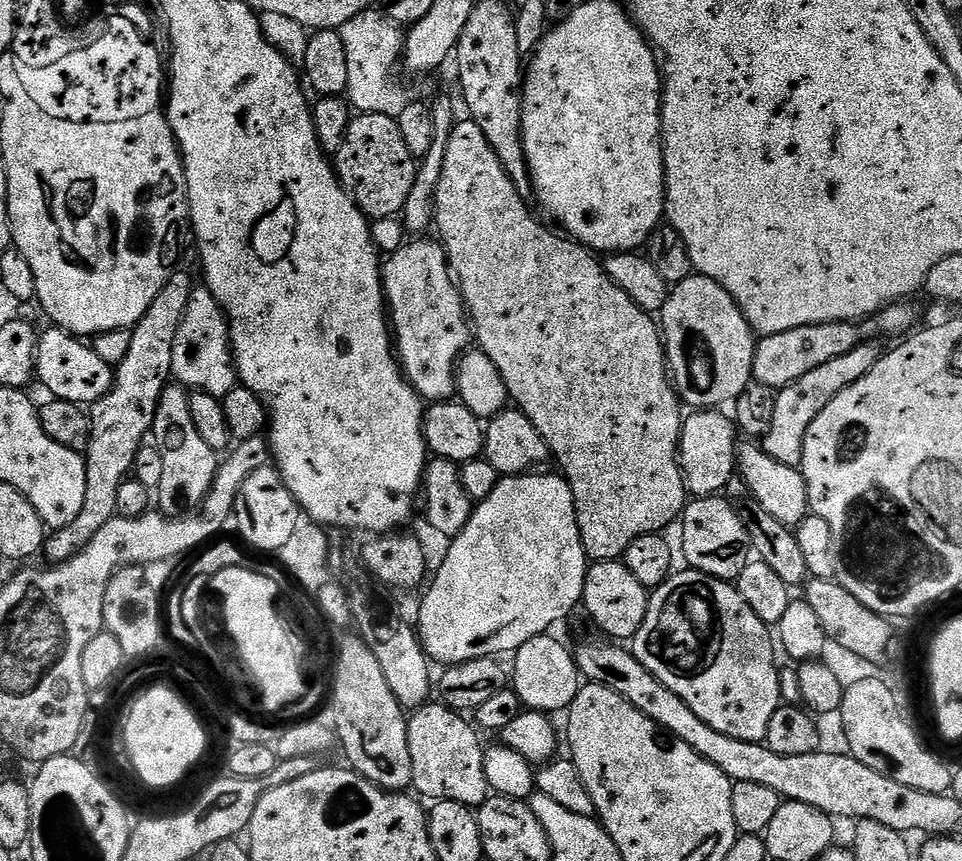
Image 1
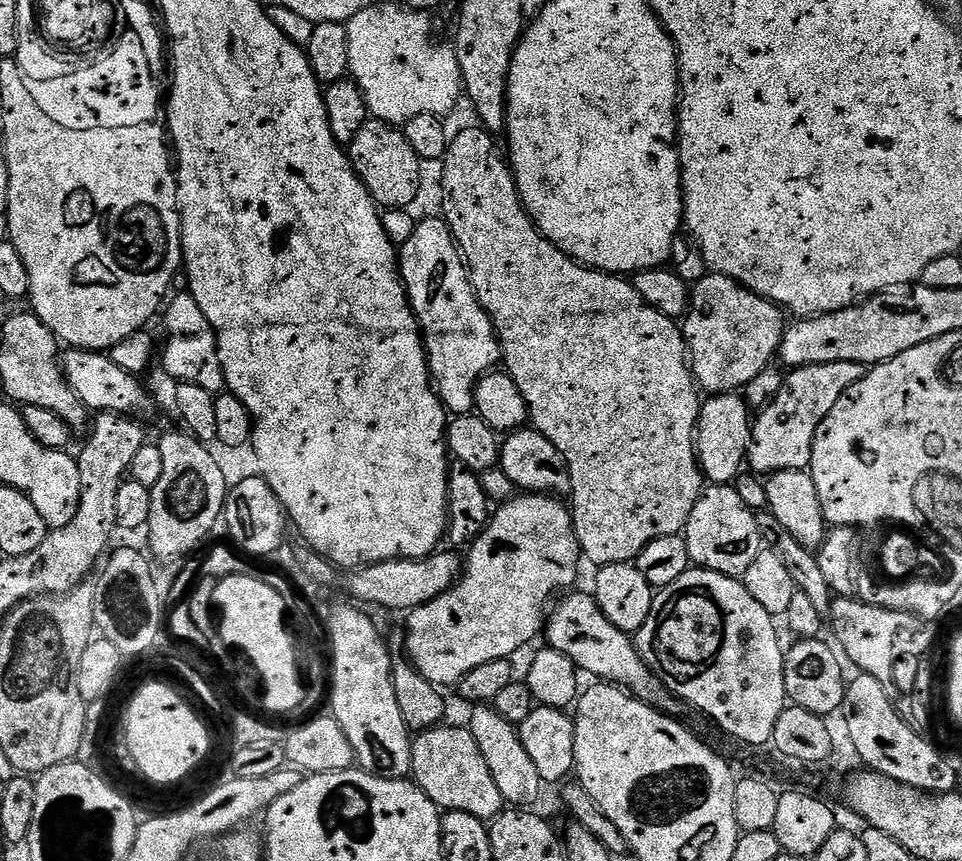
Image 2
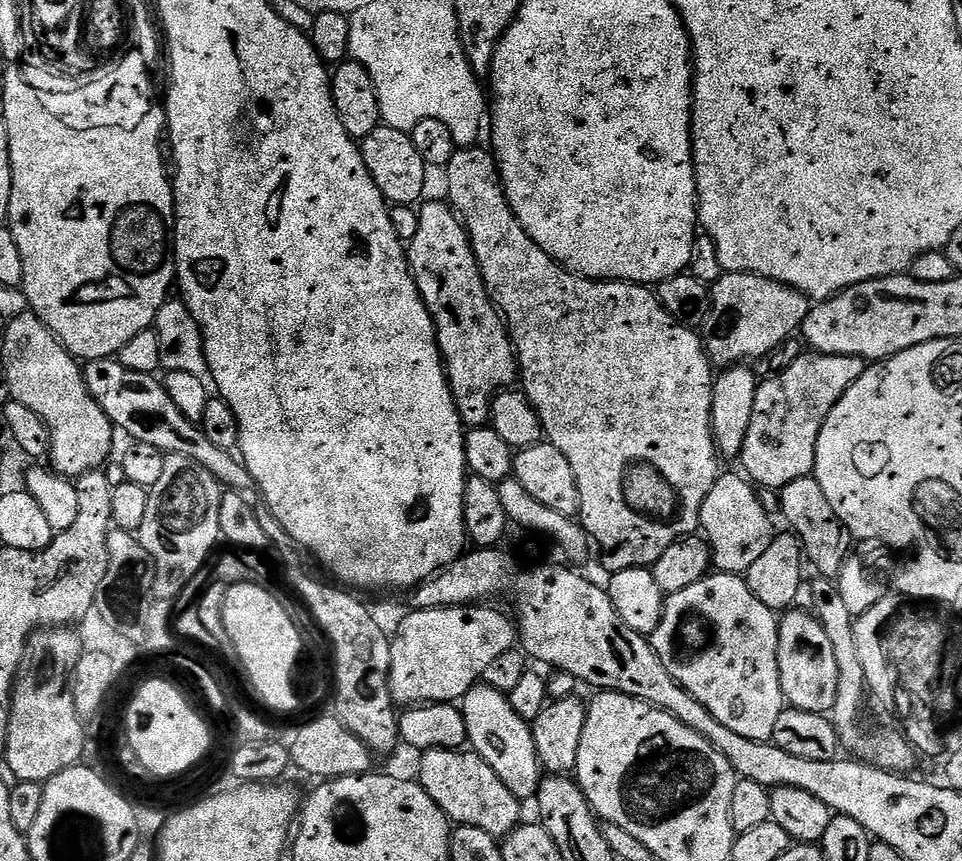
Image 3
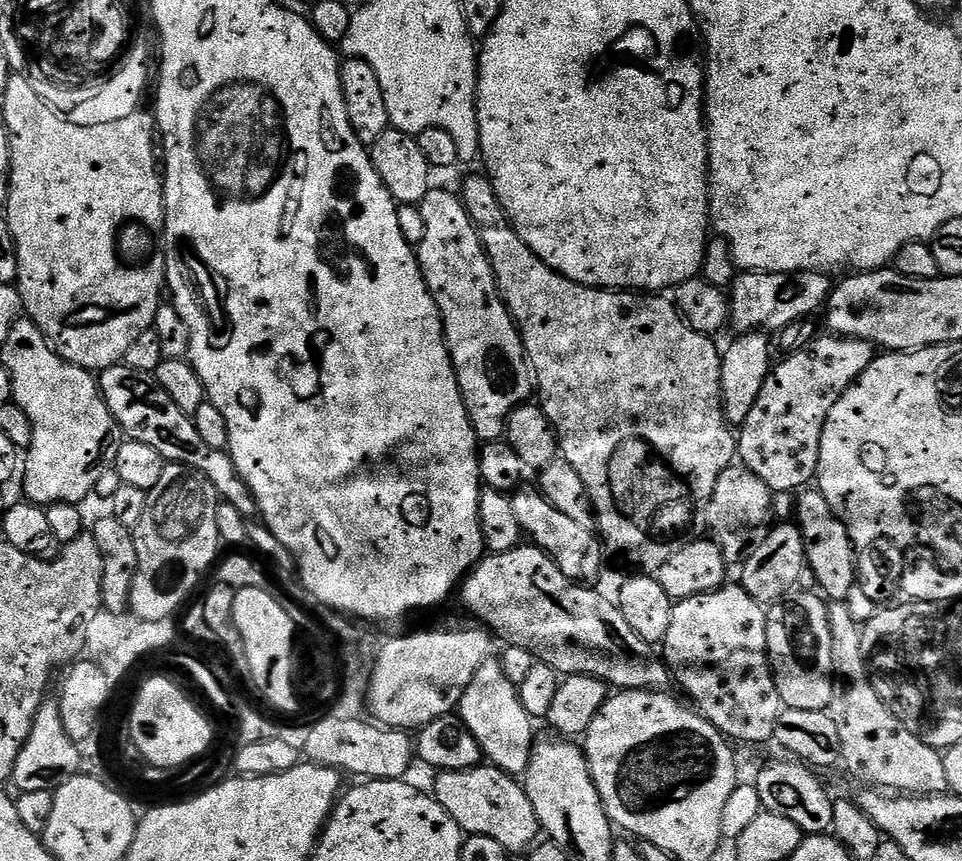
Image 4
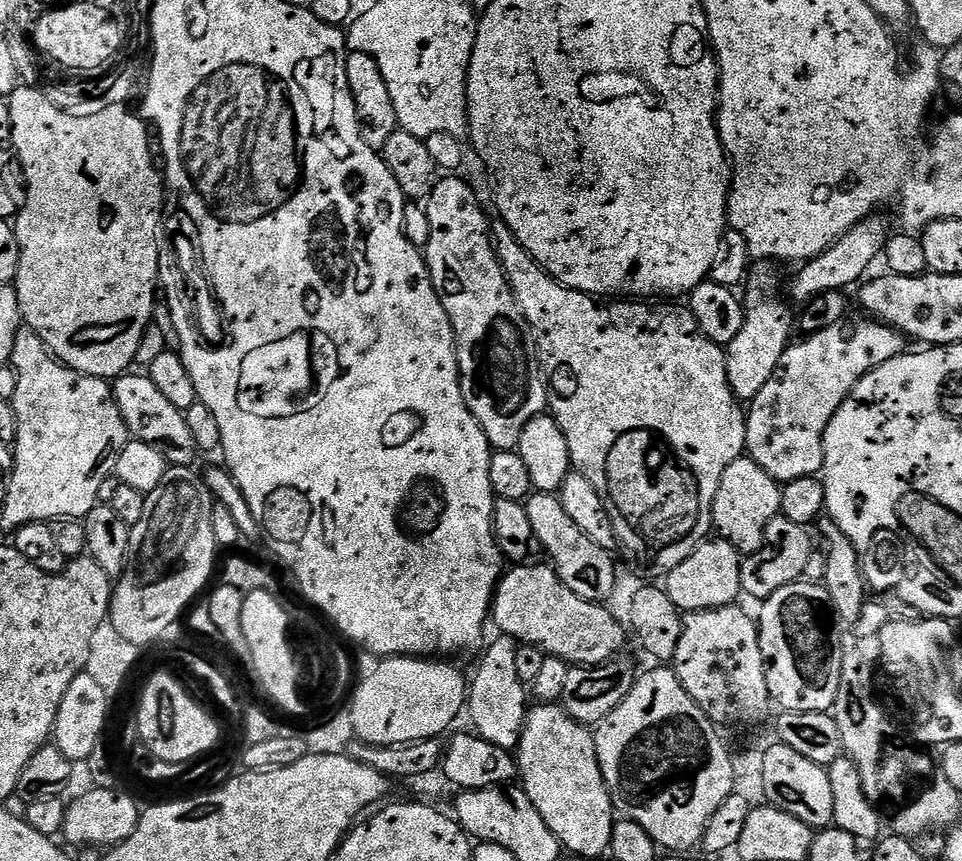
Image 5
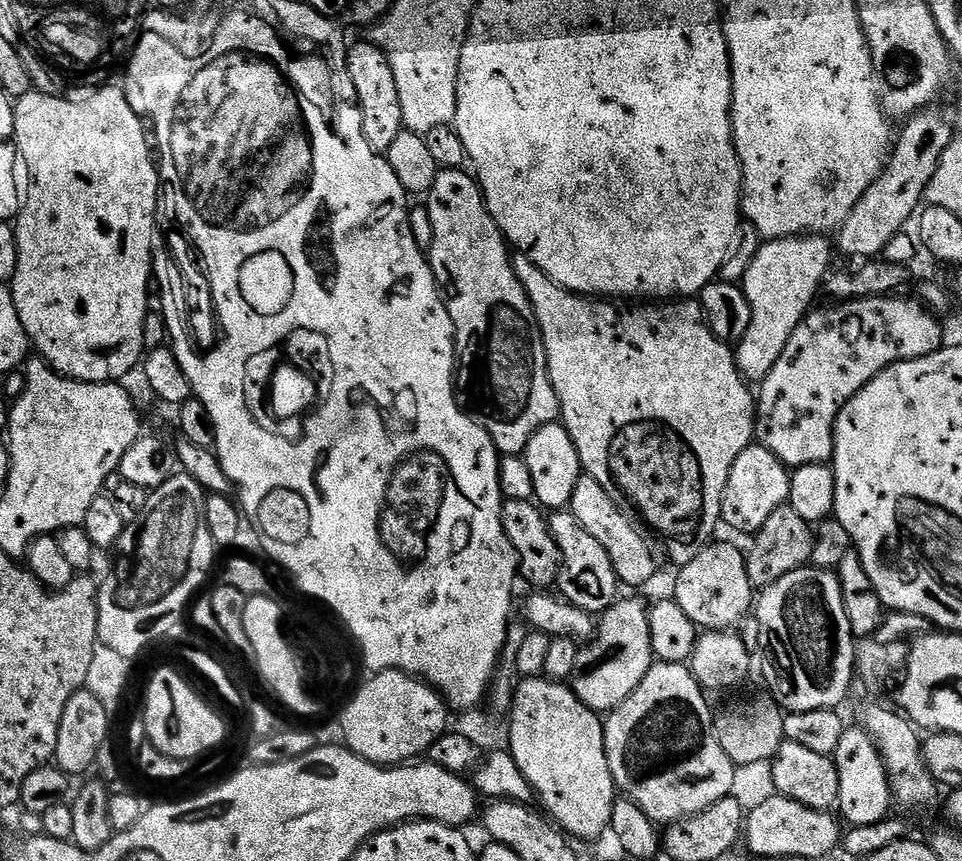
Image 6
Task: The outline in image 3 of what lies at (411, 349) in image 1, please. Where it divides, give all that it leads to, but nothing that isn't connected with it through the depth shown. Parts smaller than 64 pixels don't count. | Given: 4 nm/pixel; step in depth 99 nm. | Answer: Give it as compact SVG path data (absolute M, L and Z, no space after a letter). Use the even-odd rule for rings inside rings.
M432 200L421 203L418 208L420 221L418 234L407 245L408 266L416 279L418 290L428 304L432 321L436 324L436 341L440 343L440 355L444 358L444 367L448 373L448 384L458 406L460 420L469 429L482 428L489 423L492 414L492 402L499 392L511 389L518 380L518 357L512 347L512 338L500 315L499 308L492 302L488 288L480 273L468 230L459 216L447 203Z

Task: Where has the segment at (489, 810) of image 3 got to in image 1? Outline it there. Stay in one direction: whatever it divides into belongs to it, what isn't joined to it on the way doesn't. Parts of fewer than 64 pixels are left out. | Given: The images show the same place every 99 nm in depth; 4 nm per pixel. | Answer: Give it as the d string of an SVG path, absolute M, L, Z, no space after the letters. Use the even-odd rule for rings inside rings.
M429 702L408 716L412 788L425 801L449 800L475 810L485 804L490 795L484 769L486 748L480 745L481 733L464 720L467 719L461 713L440 702Z

